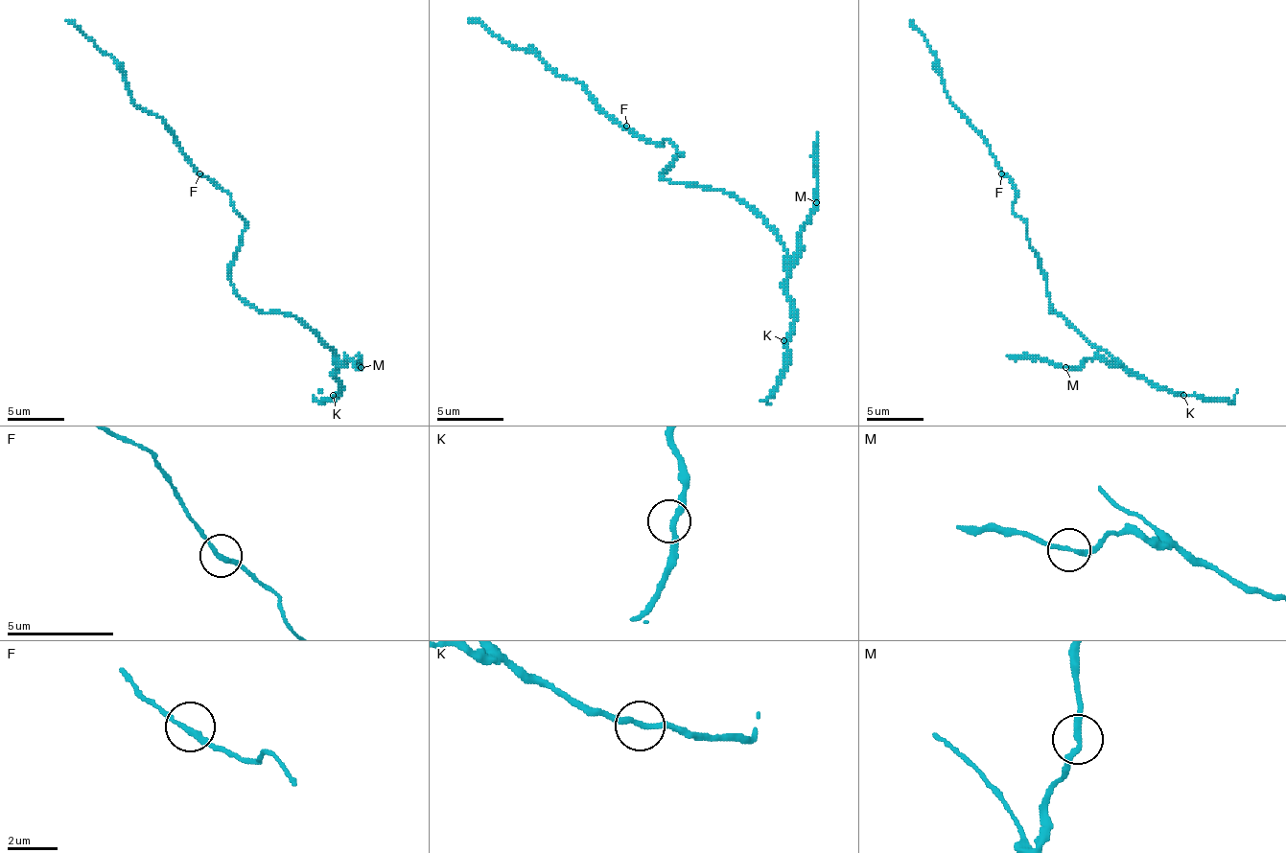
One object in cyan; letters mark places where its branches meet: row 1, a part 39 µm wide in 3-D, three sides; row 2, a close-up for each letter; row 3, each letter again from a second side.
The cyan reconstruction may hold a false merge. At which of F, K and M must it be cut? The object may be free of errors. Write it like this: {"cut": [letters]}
{"cut": []}

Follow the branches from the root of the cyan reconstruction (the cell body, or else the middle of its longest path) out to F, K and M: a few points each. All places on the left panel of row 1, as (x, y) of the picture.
F: (234, 253), (239, 244), (245, 222), (234, 211), (231, 196), (199, 173)
K: (234, 253), (231, 285), (242, 299), (265, 312), (291, 312), (336, 353), (336, 379), (341, 389), (333, 395)
M: (234, 253), (231, 285), (242, 299), (265, 312), (291, 312), (341, 361), (347, 358), (362, 367)

